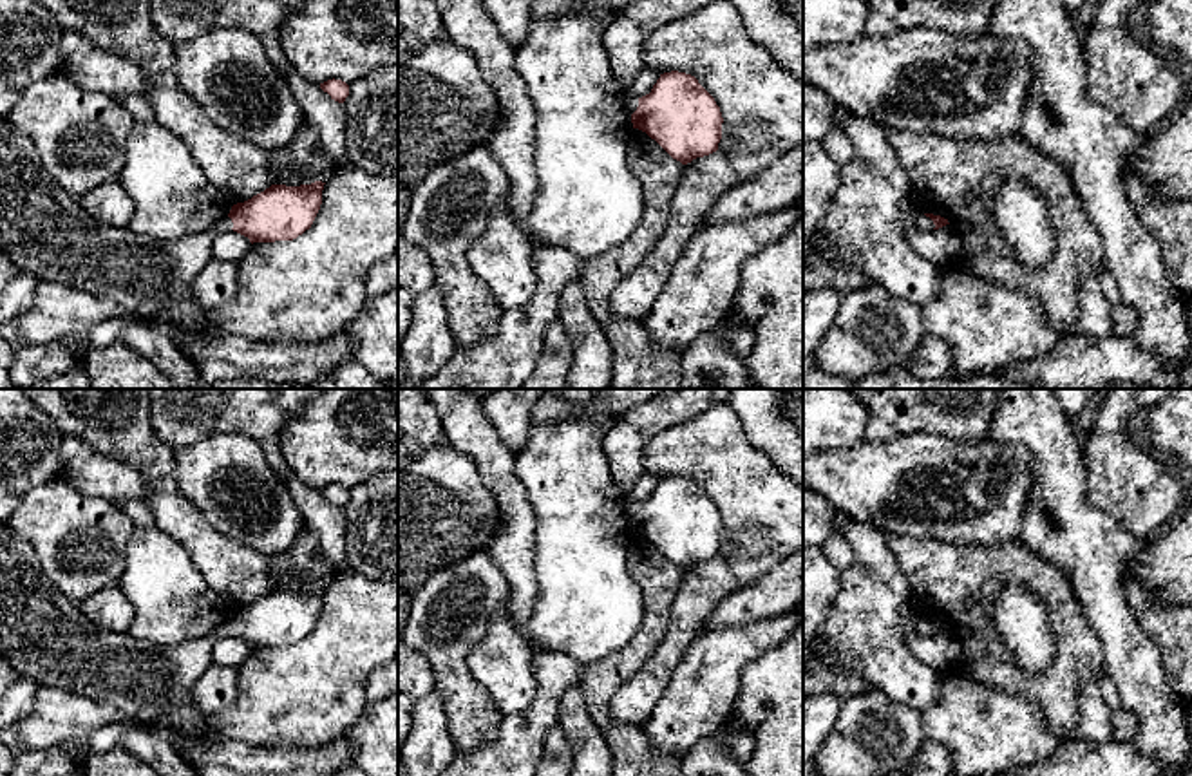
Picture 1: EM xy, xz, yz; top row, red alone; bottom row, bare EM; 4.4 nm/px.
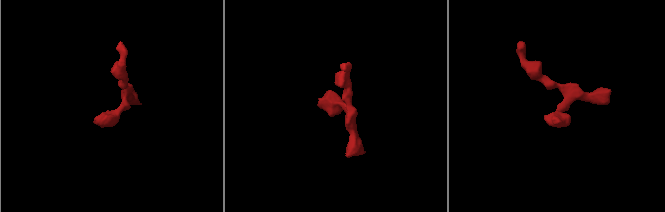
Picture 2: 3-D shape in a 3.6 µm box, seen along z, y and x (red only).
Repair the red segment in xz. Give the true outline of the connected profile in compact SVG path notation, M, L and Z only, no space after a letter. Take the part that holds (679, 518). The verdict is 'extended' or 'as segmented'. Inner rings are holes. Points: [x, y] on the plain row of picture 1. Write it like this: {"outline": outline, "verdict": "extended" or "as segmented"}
{"outline": "M664 478L649 499L635 503L624 496L620 501L633 534L646 537L682 570L718 555L724 523L695 481Z", "verdict": "extended"}

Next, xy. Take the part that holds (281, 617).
{"outline": "M7 523L0 525L0 657L20 678L36 686L61 687L80 696L112 705L121 718L147 725L157 736L221 742L212 718L194 704L194 687L213 664L212 648L230 635L250 648L293 646L311 633L322 610L322 586L300 591L271 590L244 608L232 611L215 631L177 646L137 642L128 631L96 628L43 573L33 543Z", "verdict": "extended"}

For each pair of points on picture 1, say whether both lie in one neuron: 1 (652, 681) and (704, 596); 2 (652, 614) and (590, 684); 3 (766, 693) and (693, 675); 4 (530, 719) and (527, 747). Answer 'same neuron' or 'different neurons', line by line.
1: same neuron
2: same neuron
3: different neurons
4: same neuron

